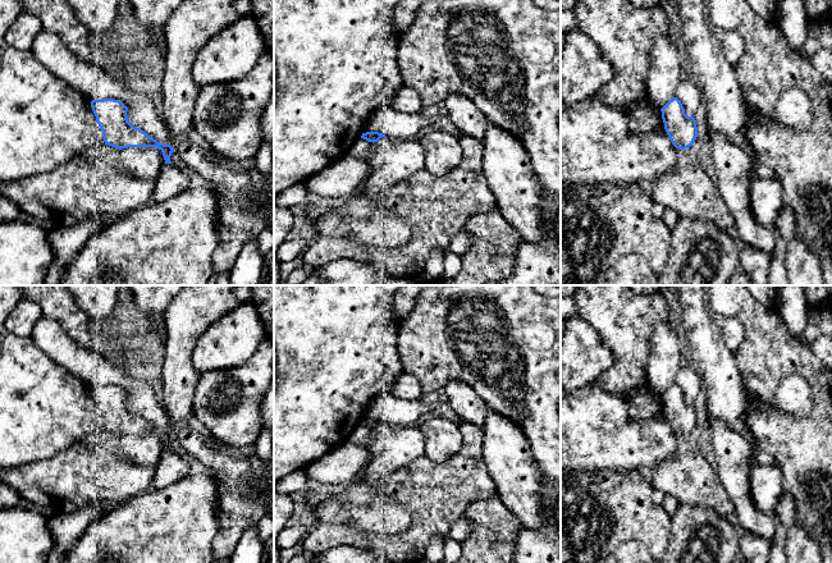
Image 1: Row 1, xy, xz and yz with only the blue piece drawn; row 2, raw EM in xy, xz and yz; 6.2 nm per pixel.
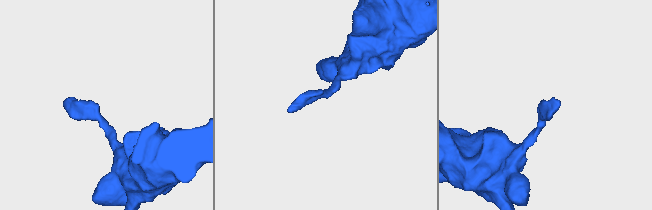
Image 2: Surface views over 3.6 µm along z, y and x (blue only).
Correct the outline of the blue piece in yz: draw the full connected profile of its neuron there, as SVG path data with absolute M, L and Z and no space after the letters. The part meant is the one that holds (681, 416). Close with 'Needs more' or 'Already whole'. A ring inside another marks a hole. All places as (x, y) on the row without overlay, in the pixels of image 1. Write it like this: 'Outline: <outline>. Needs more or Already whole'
Outline: M677 384L669 386L662 395L664 416L676 435L690 434L698 424L696 407L687 403Z. Already whole

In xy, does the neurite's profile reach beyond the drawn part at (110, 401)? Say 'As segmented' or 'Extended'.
As segmented

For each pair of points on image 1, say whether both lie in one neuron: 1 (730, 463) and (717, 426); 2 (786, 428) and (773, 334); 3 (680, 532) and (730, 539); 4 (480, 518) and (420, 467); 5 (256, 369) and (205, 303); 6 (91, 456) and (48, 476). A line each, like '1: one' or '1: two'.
1: one
2: one
3: one
4: two
5: two
6: one

